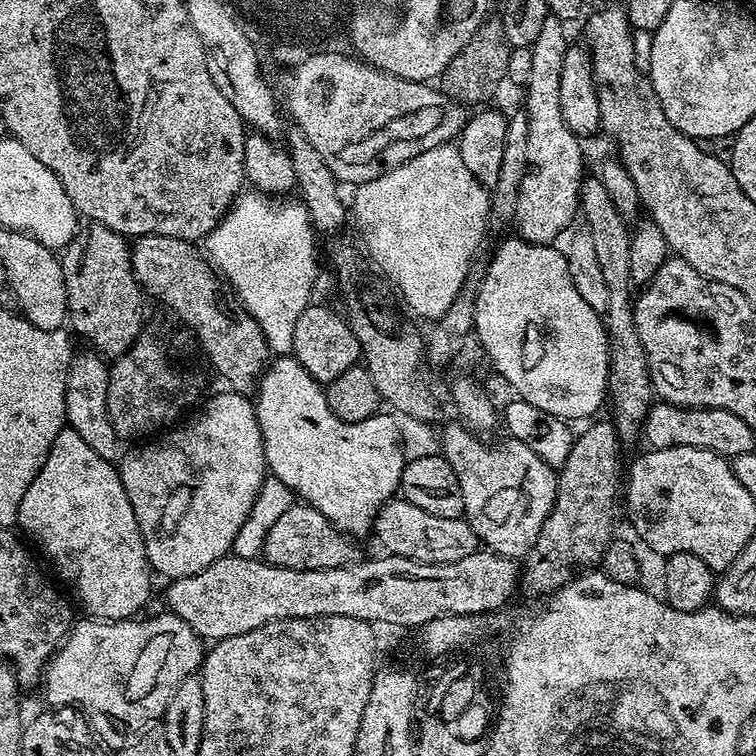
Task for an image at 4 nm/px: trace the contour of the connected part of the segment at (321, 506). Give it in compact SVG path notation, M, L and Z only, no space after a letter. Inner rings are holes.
M276 356L265 367L254 396L258 426L262 430L264 463L303 503L322 514L339 532L349 537L373 531L380 507L397 495L405 466L395 415L377 414L362 422L342 422L326 402L325 385L320 384L296 360L295 356Z

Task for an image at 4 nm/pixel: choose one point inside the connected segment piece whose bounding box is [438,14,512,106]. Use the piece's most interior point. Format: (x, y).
(475, 75)

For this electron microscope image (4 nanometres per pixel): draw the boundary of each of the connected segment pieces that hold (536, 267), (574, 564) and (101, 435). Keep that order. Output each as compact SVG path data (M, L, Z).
M511 239L497 246L488 269L480 276L473 311L475 339L480 339L489 362L519 399L569 422L587 421L603 404L605 407L608 395L608 335L601 313L590 310L578 294L574 278L570 278L568 257L559 247Z
M609 419L599 420L593 421L594 424L589 423L586 426L589 427L573 439L570 455L558 470L554 506L547 515L546 522L543 523L534 546L531 547L522 564L520 583L522 592L546 596L568 584L580 573L595 569L601 563L603 554L613 539L612 510L618 488L616 456L620 436L615 425Z
M91 350L77 351L66 378L66 424L83 438L86 446L98 454L98 458L119 461L122 455L122 441L110 422L108 409L108 374L110 364L105 357Z

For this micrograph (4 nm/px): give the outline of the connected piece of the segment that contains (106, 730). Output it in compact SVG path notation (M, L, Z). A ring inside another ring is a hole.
M163 614L164 616L152 616L149 620L140 620L141 618L133 618L131 620L98 620L95 618L84 618L84 621L73 623L72 631L68 633L63 644L56 650L56 655L48 662L48 667L44 669L42 677L42 689L44 688L44 696L49 700L49 705L66 708L73 707L82 710L88 723L92 726L92 731L97 740L105 749L115 750L121 748L123 744L127 744L129 740L141 735L149 726L163 717L166 706L170 702L170 698L174 694L174 690L178 690L178 686L188 676L194 676L199 673L206 655L205 641L201 640L199 634L186 622L182 622L182 618L171 614Z

